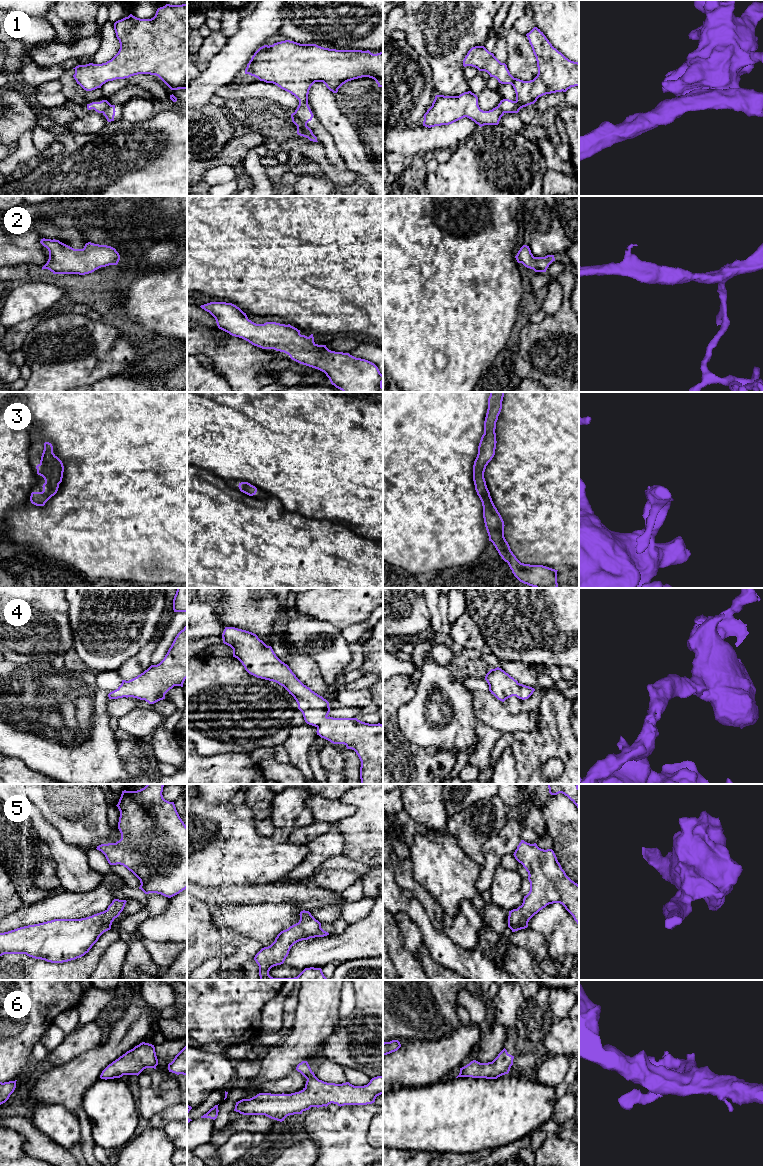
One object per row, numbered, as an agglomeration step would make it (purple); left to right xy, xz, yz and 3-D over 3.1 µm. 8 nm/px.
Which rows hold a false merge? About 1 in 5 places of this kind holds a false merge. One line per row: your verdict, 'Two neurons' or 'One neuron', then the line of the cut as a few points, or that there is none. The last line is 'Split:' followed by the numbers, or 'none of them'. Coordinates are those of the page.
1: Two neurons. Split along xz (294, 112), (306, 124)
2: One neuron. No split
3: One neuron. No split
4: One neuron. No split
5: One neuron. No split
6: One neuron. No split
Split: 1

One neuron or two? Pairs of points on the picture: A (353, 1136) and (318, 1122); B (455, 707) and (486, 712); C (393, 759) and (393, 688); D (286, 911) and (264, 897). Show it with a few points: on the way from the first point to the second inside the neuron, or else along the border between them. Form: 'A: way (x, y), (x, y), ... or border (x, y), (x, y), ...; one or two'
A: way (344, 1136), (340, 1136), (327, 1128); one
B: border (471, 691), (472, 713), (478, 721); two
C: way (393, 741), (393, 706); one
D: border (297, 903), (253, 903), (251, 905); two

